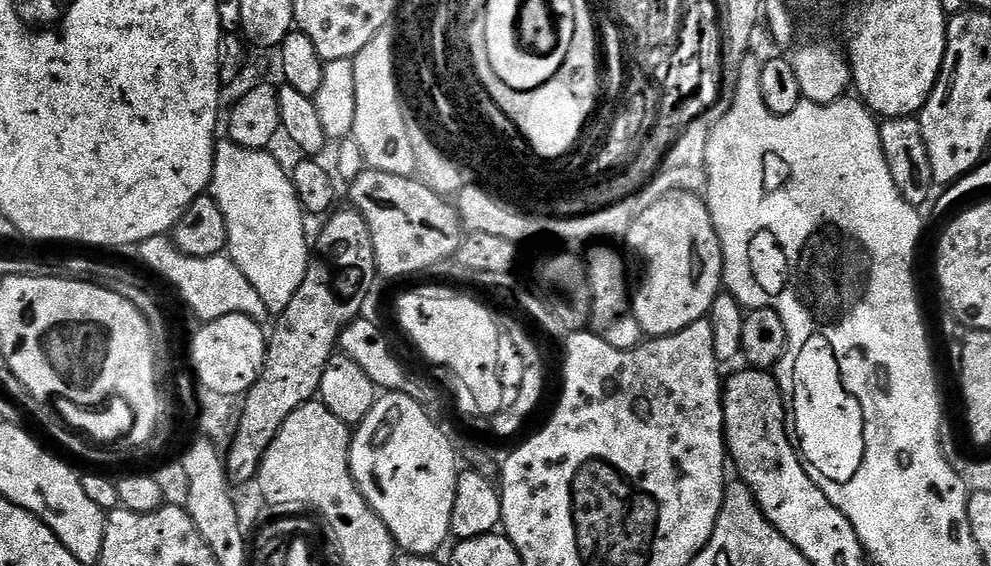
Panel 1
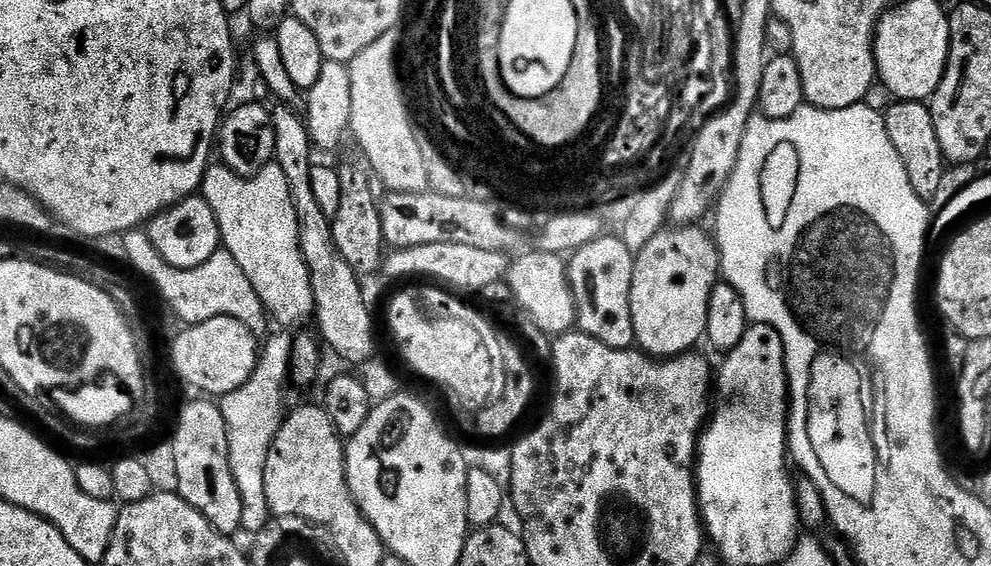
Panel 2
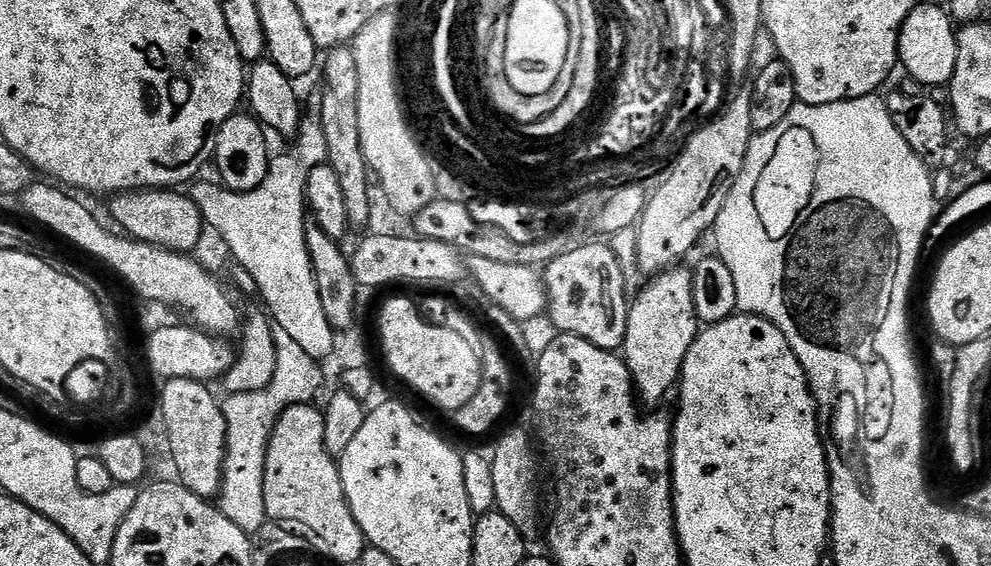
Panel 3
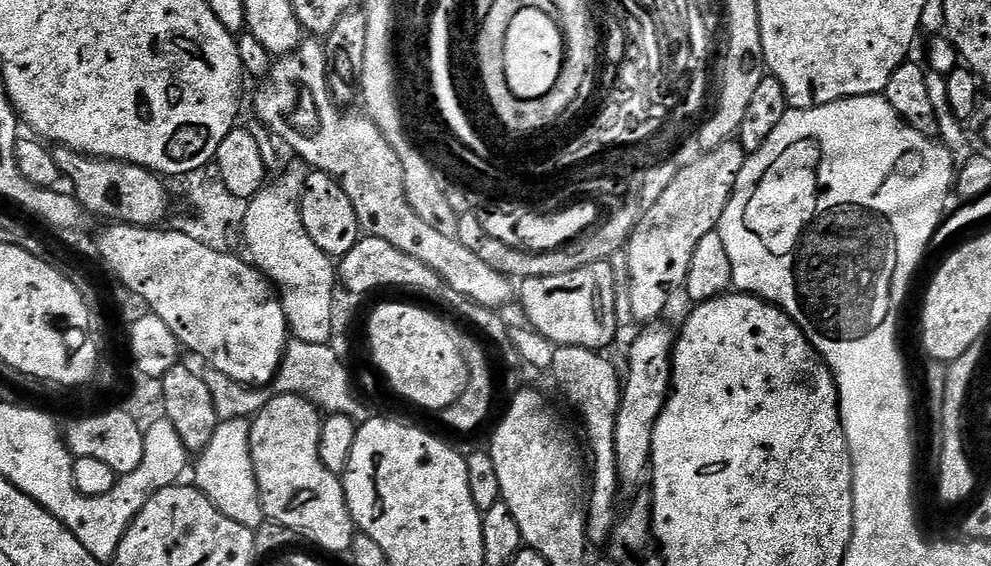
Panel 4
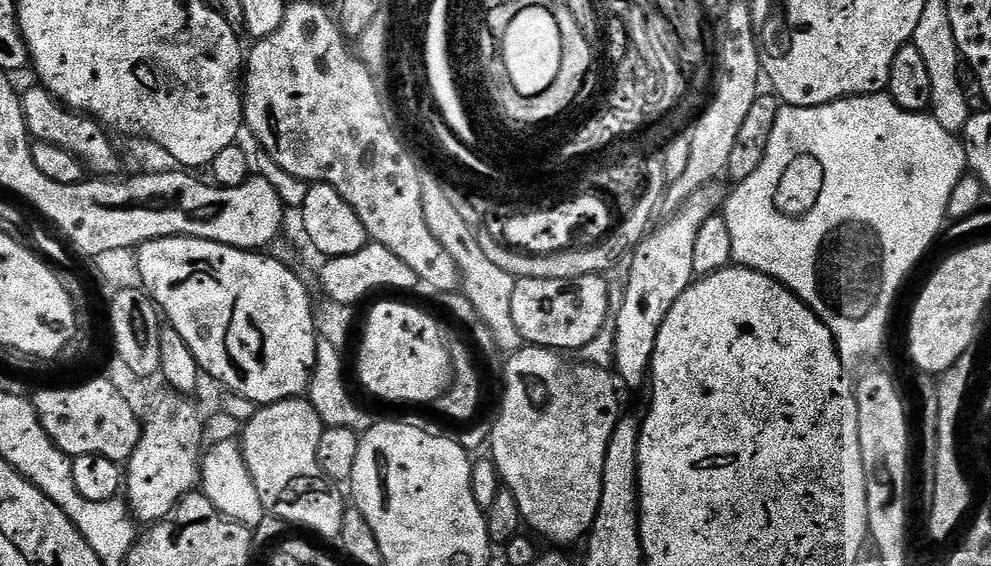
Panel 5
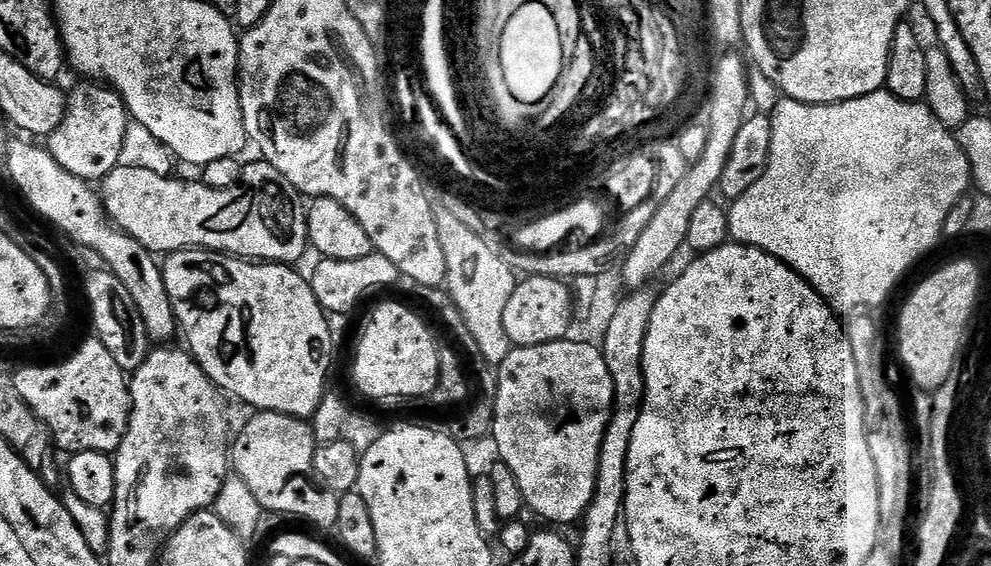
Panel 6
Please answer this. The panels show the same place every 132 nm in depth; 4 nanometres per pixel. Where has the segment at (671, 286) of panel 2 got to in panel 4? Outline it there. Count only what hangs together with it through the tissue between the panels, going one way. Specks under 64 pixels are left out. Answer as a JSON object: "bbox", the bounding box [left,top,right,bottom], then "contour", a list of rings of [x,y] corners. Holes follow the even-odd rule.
{"bbox":[614,322,674,488],"contour":[[[653,322],[636,336],[636,341],[632,344],[632,349],[628,352],[628,376],[626,372],[626,379],[622,384],[622,395],[620,398],[620,409],[618,410],[618,418],[616,419],[616,425],[614,426],[614,454],[616,455],[616,474],[621,485],[624,484],[628,488],[636,488],[639,486],[640,482],[645,481],[646,473],[650,468],[650,461],[652,458],[652,443],[654,442],[654,426],[658,426],[658,418],[662,414],[662,410],[666,406],[668,401],[668,393],[672,391],[672,349],[674,347],[674,332],[671,332],[670,329],[664,325],[664,322]]]}

